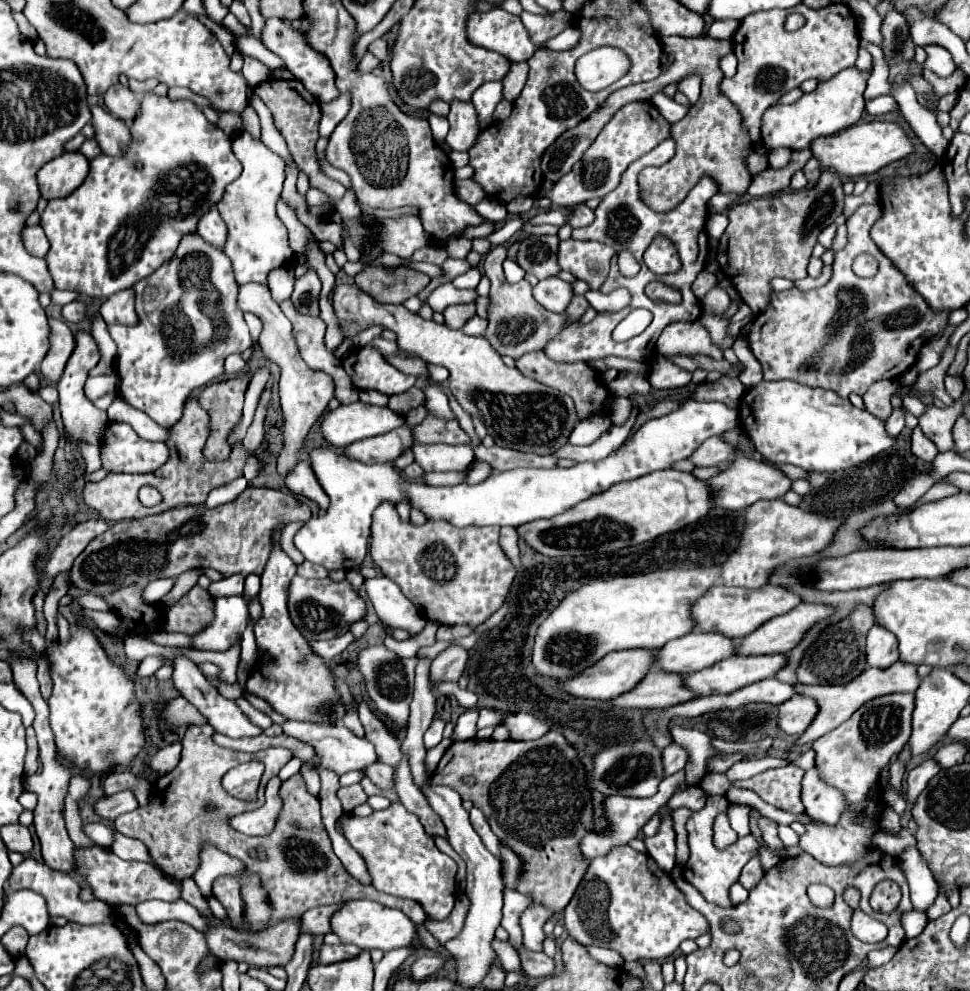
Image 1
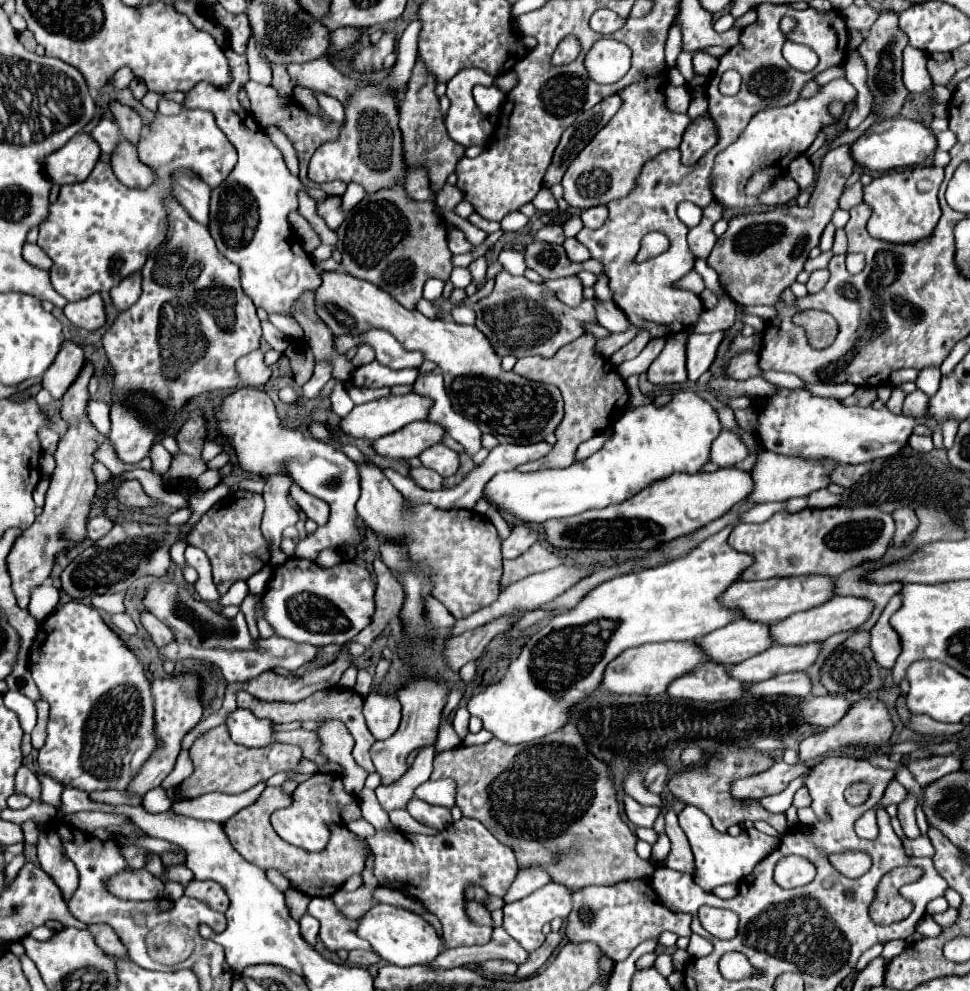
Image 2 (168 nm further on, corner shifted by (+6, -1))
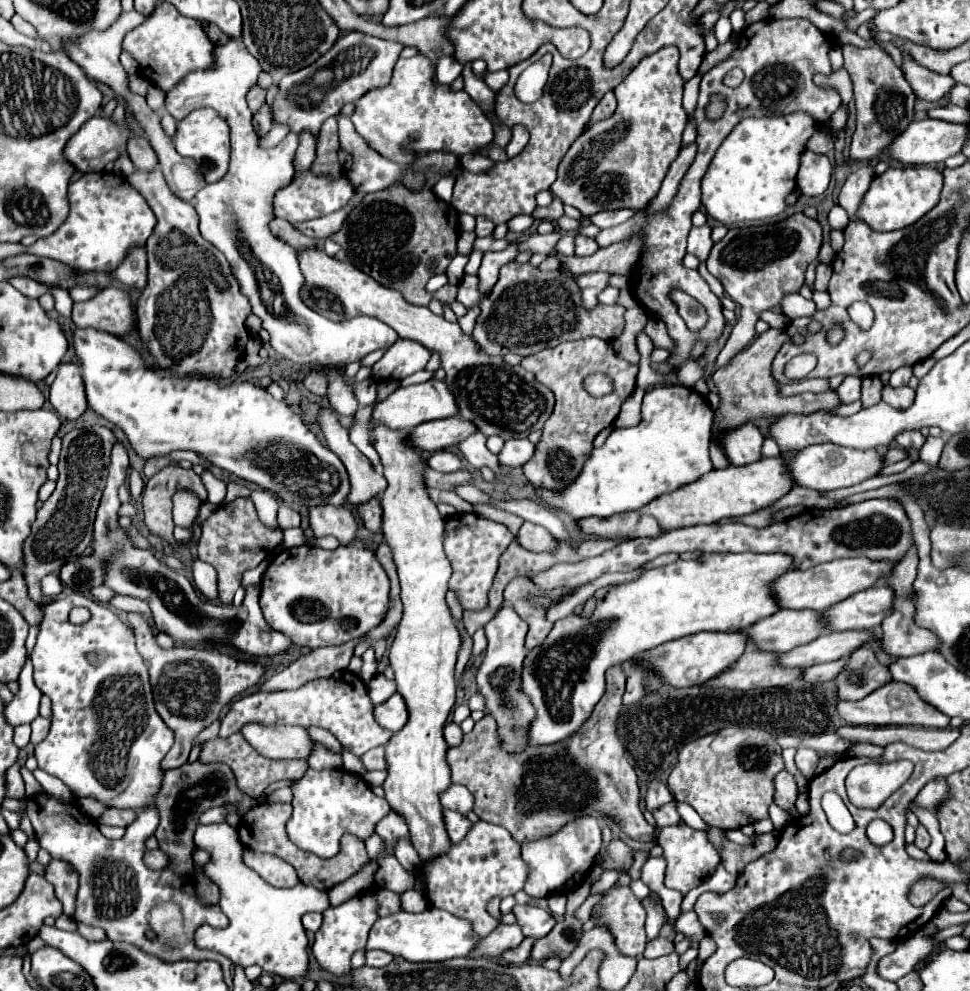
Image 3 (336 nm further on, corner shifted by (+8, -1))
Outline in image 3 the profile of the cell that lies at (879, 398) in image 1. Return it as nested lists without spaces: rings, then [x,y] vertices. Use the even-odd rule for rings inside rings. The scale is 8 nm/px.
[[[770,328],[764,334],[756,336],[748,348],[742,348],[740,352],[736,352],[726,366],[718,368],[712,374],[712,380],[718,388],[718,396],[720,396],[720,406],[714,410],[714,424],[712,424],[712,436],[710,436],[710,460],[714,464],[714,468],[726,468],[730,466],[726,454],[722,452],[722,444],[720,444],[720,436],[740,428],[748,422],[754,422],[758,418],[770,418],[770,416],[784,416],[784,414],[812,414],[818,410],[830,410],[834,406],[840,404],[836,392],[824,392],[824,394],[796,394],[796,396],[782,396],[778,390],[778,380],[772,376],[772,360],[778,354],[780,346],[784,342],[788,342],[790,336],[786,334],[786,330],[776,330]]]

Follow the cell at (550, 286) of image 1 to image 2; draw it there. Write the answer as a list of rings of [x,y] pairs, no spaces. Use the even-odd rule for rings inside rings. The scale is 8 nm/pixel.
[[[568,276],[568,278],[560,278],[560,280],[548,280],[542,282],[550,292],[554,292],[554,296],[568,306],[578,306],[582,302],[582,282],[576,276]]]

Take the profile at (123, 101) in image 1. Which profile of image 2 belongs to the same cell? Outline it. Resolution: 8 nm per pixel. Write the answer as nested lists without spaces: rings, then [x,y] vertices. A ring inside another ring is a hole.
[[[110,100],[110,112],[112,112],[114,122],[118,124],[122,136],[128,142],[138,144],[138,140],[142,136],[142,128],[144,128],[144,122],[138,116],[138,112],[126,104],[120,104],[118,100]]]

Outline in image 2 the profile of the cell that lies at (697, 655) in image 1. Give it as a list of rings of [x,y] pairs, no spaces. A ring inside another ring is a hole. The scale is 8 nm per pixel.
[[[734,620],[694,642],[708,656],[708,660],[730,666],[768,650],[768,646],[772,646],[768,628],[770,626],[750,620]]]

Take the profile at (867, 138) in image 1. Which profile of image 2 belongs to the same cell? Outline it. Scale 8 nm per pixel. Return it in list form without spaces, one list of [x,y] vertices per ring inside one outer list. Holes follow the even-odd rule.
[[[900,116],[874,122],[856,142],[850,144],[852,160],[858,166],[862,166],[866,170],[876,170],[876,172],[886,172],[886,170],[894,170],[894,168],[922,164],[934,150],[936,150],[934,132],[920,122],[900,118]]]

